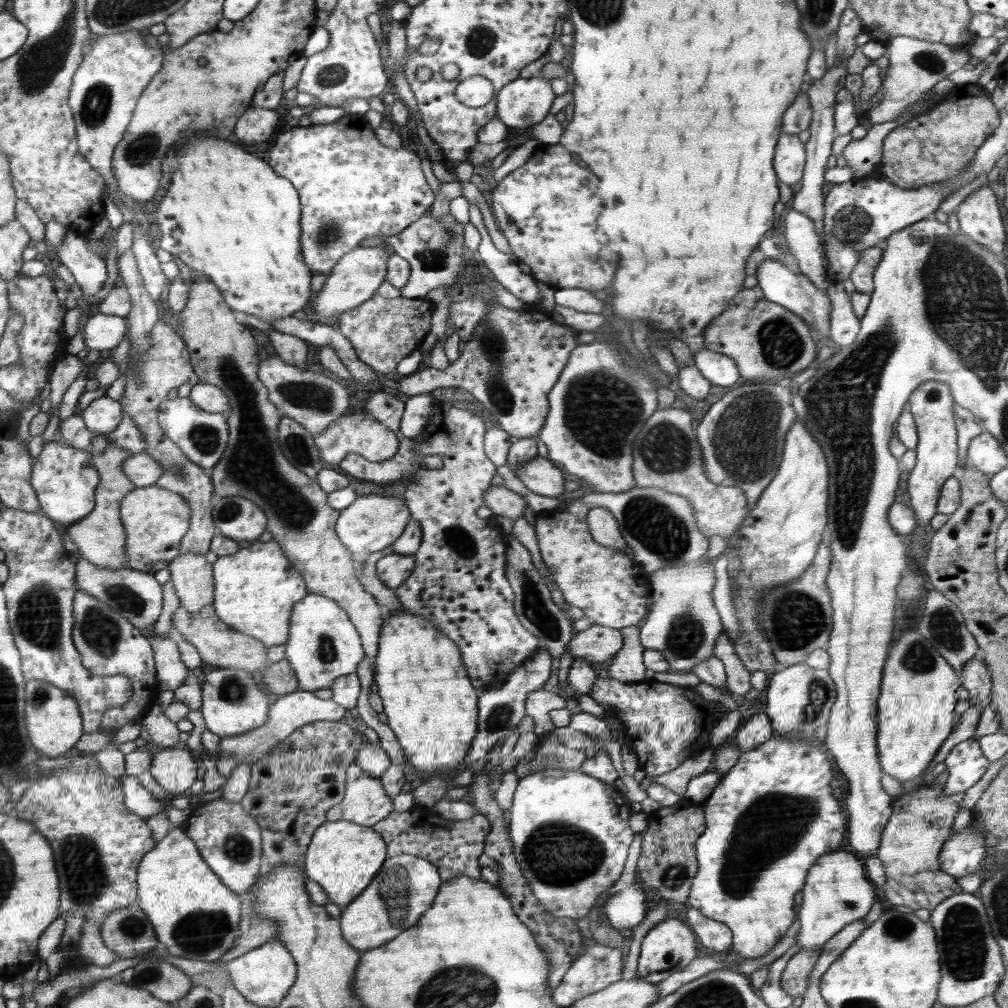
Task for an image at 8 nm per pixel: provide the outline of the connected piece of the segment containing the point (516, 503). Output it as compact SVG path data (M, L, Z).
M500 485L487 490L485 505L493 510L495 516L507 516L516 521L524 517L527 502L522 495Z

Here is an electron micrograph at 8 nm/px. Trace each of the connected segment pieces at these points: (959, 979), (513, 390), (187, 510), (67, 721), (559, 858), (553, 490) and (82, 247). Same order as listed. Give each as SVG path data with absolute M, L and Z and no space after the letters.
M962 891L937 904L932 910L929 923L935 930L941 979L937 1000L945 1007L966 1006L985 996L993 996L1006 967L1001 948L992 936L987 912L981 898Z
M491 303L485 319L474 330L471 339L462 342L461 346L458 360L451 362L444 371L434 370L428 365L425 370L405 376L397 392L416 395L431 393L437 388L454 387L467 390L486 410L490 410L490 414L502 429L520 439L534 436L543 428L544 418L547 418L546 414L549 411L548 393L568 362L570 352L575 351L578 346L578 338L576 330L566 324L554 324L551 316L538 317L530 310L520 312L499 303Z
M156 483L144 488L136 487L122 500L120 513L127 535L128 567L152 575L169 568L172 560L179 556L183 536L190 528L191 507L186 497L160 488Z
M38 679L27 680L26 725L34 747L43 756L51 758L60 757L60 754L73 753L73 746L84 733L83 717L75 697L50 682Z
M544 769L519 779L507 818L510 821L510 833L514 844L514 853L519 867L523 869L524 876L527 877L532 892L535 893L535 896L544 905L544 908L547 908L547 911L552 913L552 916L560 918L560 920L564 918L582 919L590 912L590 908L594 906L596 898L598 898L608 886L614 885L614 882L619 879L620 874L624 870L624 864L626 864L628 847L635 836L628 822L632 814L630 811L632 805L633 803L614 783L604 782L603 780L590 776L588 773L583 773L581 770Z
M536 457L523 464L516 472L526 488L542 496L560 496L564 489L564 474L562 469L548 458Z
M67 231L57 250L61 264L65 264L72 272L82 294L94 295L102 290L108 278L105 259L88 250L86 236Z

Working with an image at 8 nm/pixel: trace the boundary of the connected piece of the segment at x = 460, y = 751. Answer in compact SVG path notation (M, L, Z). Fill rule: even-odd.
M400 610L398 614L391 612L388 622L384 623L378 654L371 659L371 663L388 726L394 731L408 762L422 770L452 770L466 762L472 742L479 732L479 698L478 690L474 689L468 678L459 645L438 628L432 628L428 620L410 611Z

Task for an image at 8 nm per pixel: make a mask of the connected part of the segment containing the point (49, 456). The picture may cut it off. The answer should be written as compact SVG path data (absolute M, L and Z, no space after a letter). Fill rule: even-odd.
M62 440L49 441L43 446L36 459L36 476L32 476L32 484L36 484L36 492L40 492L40 504L52 520L57 520L62 527L68 528L86 518L96 507L95 491L100 479L98 469L94 465L91 452L87 449L74 448Z

